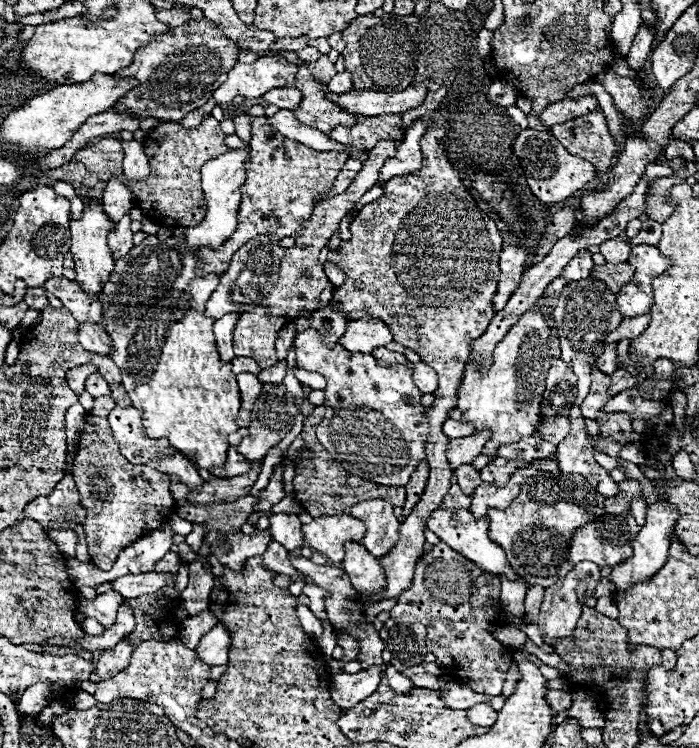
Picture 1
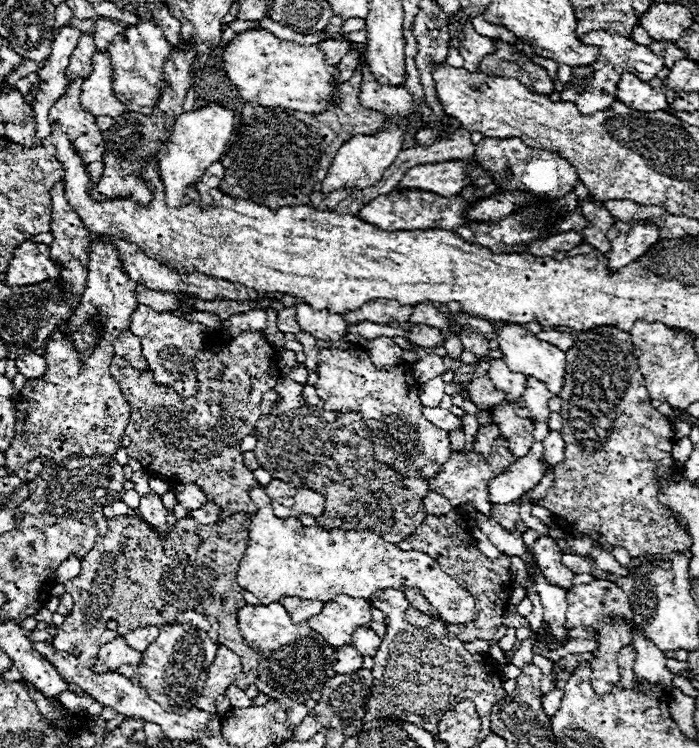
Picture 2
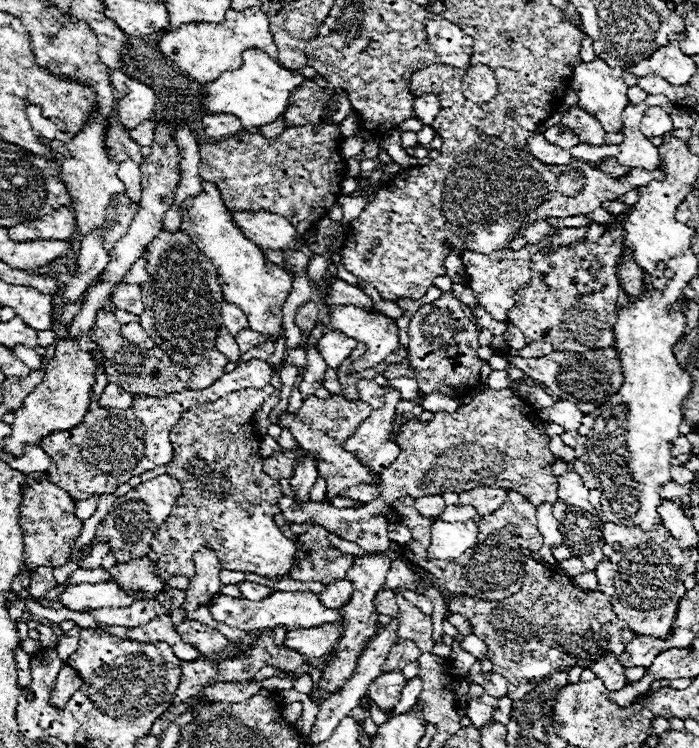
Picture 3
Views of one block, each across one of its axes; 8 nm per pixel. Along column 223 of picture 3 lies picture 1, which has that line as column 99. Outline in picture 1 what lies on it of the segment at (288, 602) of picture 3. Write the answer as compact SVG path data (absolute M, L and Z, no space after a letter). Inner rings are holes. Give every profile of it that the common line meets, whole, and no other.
M104 592L98 594L96 600L84 600L82 602L82 614L96 618L104 628L110 628L116 622L116 610L122 604L122 596L118 592Z

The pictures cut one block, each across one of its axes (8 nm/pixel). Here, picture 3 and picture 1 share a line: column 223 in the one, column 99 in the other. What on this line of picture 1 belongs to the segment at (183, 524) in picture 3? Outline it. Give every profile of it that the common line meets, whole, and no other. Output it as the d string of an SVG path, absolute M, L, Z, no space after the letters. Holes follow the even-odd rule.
M100 396L94 400L94 410L86 416L86 426L82 430L78 454L72 466L80 504L86 508L84 534L88 552L100 570L110 570L120 550L146 536L150 530L166 524L174 506L174 498L170 494L170 478L168 474L156 470L156 462L134 466L120 454L108 422L108 415L115 406L113 398Z

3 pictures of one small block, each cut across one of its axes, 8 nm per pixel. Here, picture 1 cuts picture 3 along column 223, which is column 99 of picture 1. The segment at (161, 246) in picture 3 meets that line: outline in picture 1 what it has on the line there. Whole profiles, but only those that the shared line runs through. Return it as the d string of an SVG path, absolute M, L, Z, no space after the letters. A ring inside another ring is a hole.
M244 146L244 148L238 148L238 150L226 152L226 154L222 154L222 156L214 158L214 160L210 160L210 162L206 162L206 164L202 166L202 188L204 188L204 196L206 196L206 206L208 206L208 210L206 210L204 220L202 220L198 226L186 228L186 232L184 232L184 242L182 242L182 244L178 244L178 240L172 238L172 236L170 236L170 238L164 238L164 240L160 240L158 236L146 236L138 246L134 246L134 248L128 252L128 256L124 256L124 258L120 258L120 260L114 260L112 276L110 276L110 280L104 284L104 288L102 288L100 296L98 296L98 300L100 300L102 308L104 308L104 316L102 316L102 320L100 320L100 326L102 326L102 328L108 332L108 336L112 338L112 348L114 348L112 360L116 362L116 366L118 366L120 372L122 372L122 386L126 388L126 392L128 392L128 396L130 396L130 400L132 400L132 406L144 410L144 428L146 428L146 434L148 434L150 438L168 438L170 444L172 444L174 448L182 450L182 452L188 454L188 456L196 456L194 460L196 460L196 464L198 464L200 468L224 466L224 462L226 462L226 450L228 450L228 440L226 440L226 438L228 438L230 432L236 432L236 430L238 430L238 426L236 426L234 420L236 420L238 410L240 410L240 390L238 390L238 384L236 384L236 374L232 374L232 364L230 364L230 362L222 362L220 356L218 356L216 340L214 340L214 334L212 334L212 324L214 324L214 320L208 318L208 316L204 314L208 298L212 296L212 292L214 292L214 290L218 288L218 284L220 284L220 274L198 276L198 274L196 274L196 268L198 268L200 260L196 258L194 252L196 252L196 248L202 248L202 246L220 248L220 246L228 240L228 236L232 236L232 232L236 230L236 224L238 224L238 220L236 220L236 210L238 210L238 204L240 204L240 186L242 186L242 182L244 182L244 160L248 160L248 150L250 150L250 148Z

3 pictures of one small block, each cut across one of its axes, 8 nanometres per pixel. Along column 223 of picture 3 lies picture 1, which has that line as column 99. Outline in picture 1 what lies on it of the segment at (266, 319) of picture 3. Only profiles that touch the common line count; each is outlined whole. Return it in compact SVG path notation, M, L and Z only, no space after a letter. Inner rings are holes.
M84 202L84 212L82 218L78 220L70 220L70 228L72 228L72 246L70 246L70 254L74 258L76 264L76 280L82 284L82 288L90 294L90 296L98 296L102 284L110 278L110 272L114 270L114 260L112 260L112 252L106 244L106 236L108 230L114 228L114 222L108 220L108 216L104 216L104 208L100 202Z

